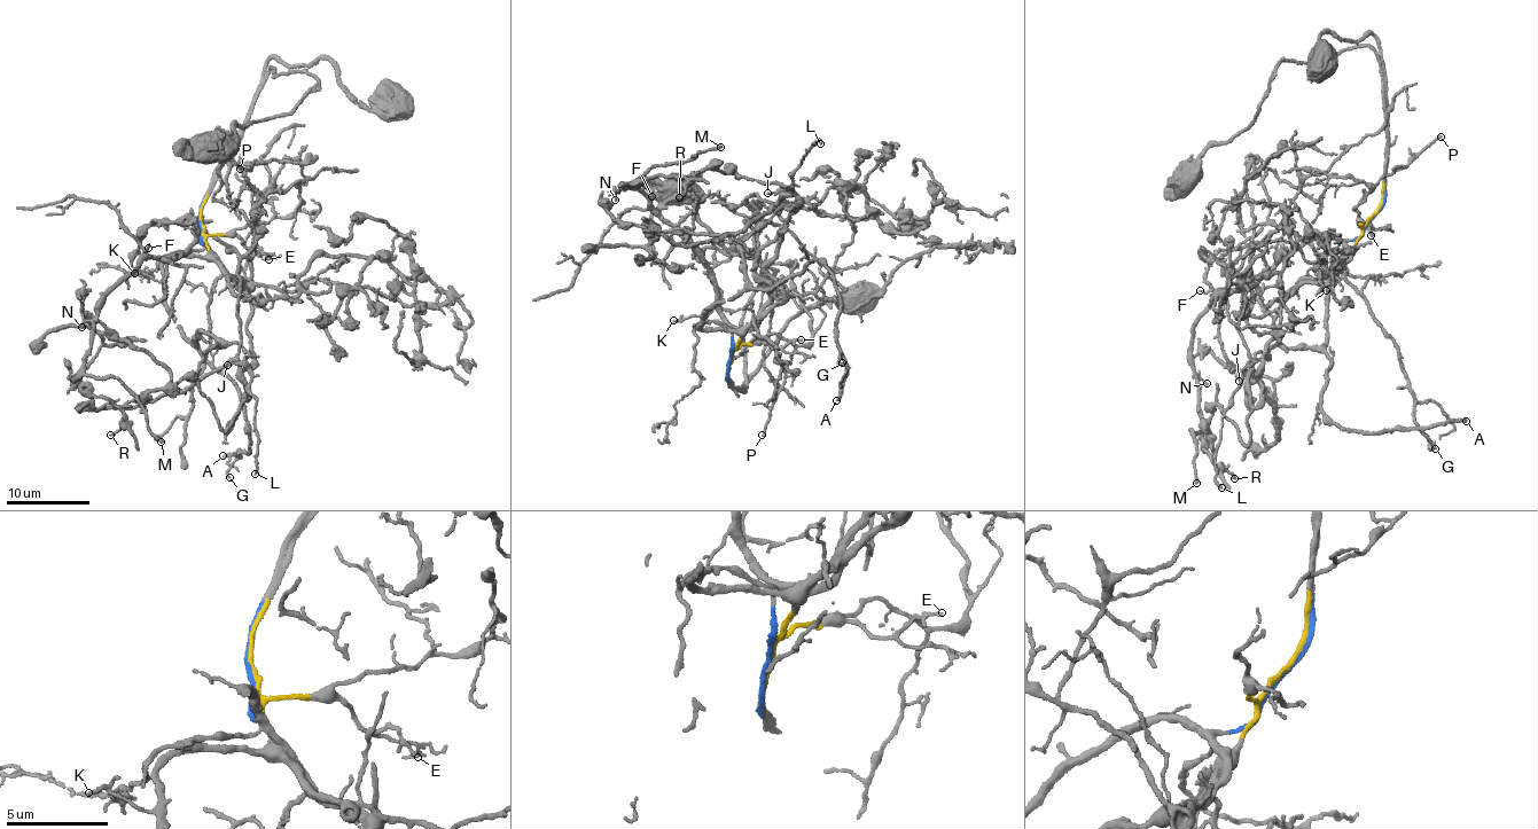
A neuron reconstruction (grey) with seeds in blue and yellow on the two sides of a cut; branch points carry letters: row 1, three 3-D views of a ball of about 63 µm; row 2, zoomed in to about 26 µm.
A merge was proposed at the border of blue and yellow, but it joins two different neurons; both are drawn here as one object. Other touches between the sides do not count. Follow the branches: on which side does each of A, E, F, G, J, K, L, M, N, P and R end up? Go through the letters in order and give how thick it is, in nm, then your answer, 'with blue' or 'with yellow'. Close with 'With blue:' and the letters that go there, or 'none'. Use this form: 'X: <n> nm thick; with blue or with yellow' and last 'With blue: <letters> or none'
A: 300 nm thick; with yellow
E: 100 nm thick; with yellow
F: 120 nm thick; with blue
G: 180 nm thick; with yellow
J: 120 nm thick; with yellow
K: 110 nm thick; with yellow
L: 180 nm thick; with yellow
M: 240 nm thick; with blue
N: 120 nm thick; with blue
P: 160 nm thick; with yellow
R: 150 nm thick; with blue
With blue: F, M, N, R

